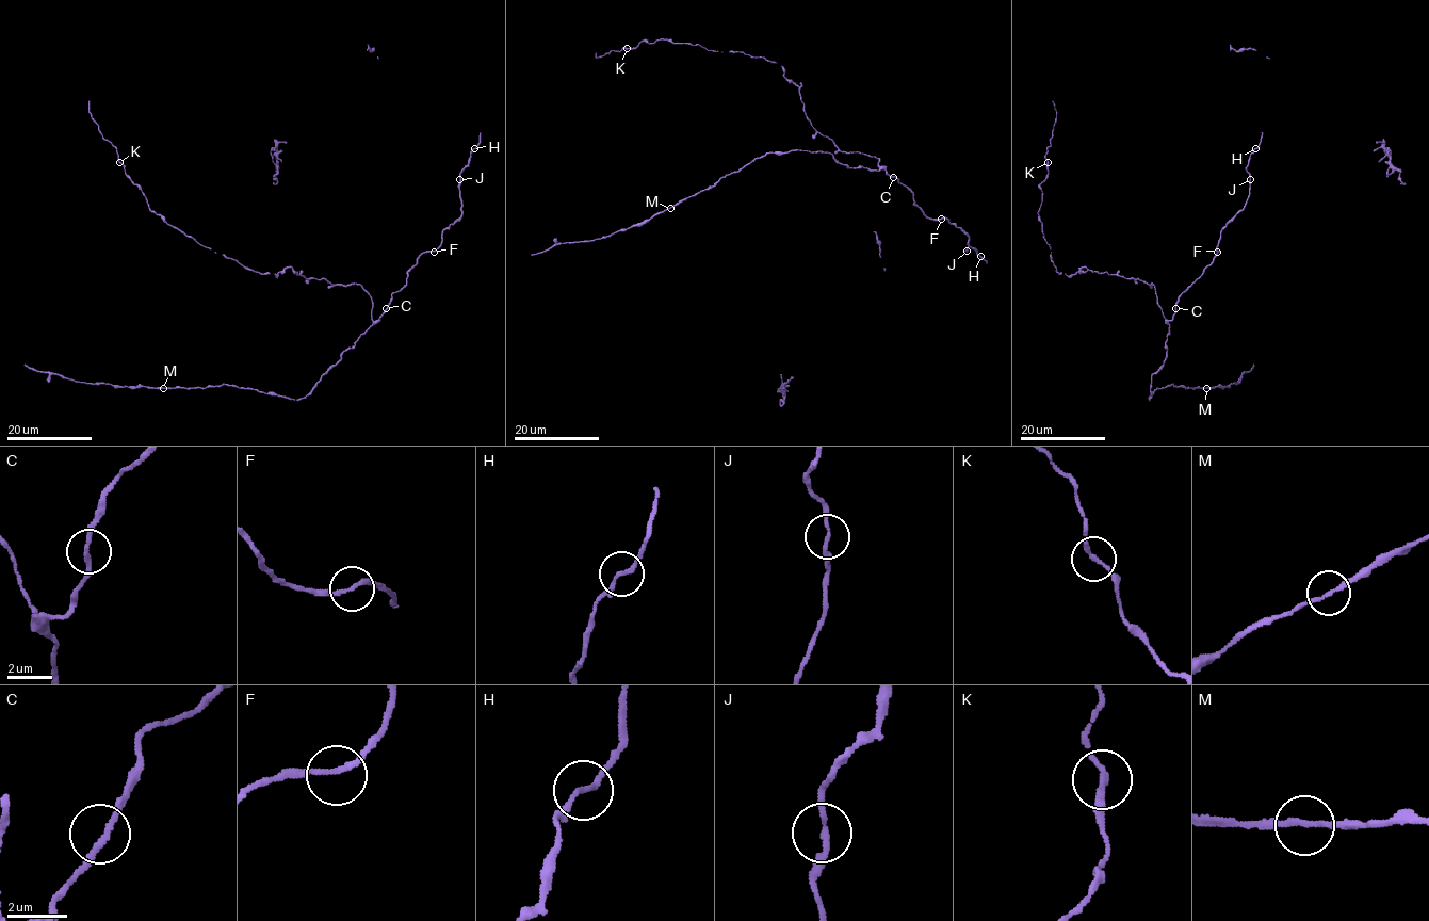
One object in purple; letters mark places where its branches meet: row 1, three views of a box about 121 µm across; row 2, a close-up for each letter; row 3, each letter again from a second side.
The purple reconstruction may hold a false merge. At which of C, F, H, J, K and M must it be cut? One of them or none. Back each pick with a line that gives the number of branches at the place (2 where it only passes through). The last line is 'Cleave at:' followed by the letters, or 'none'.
Cleave at: none

